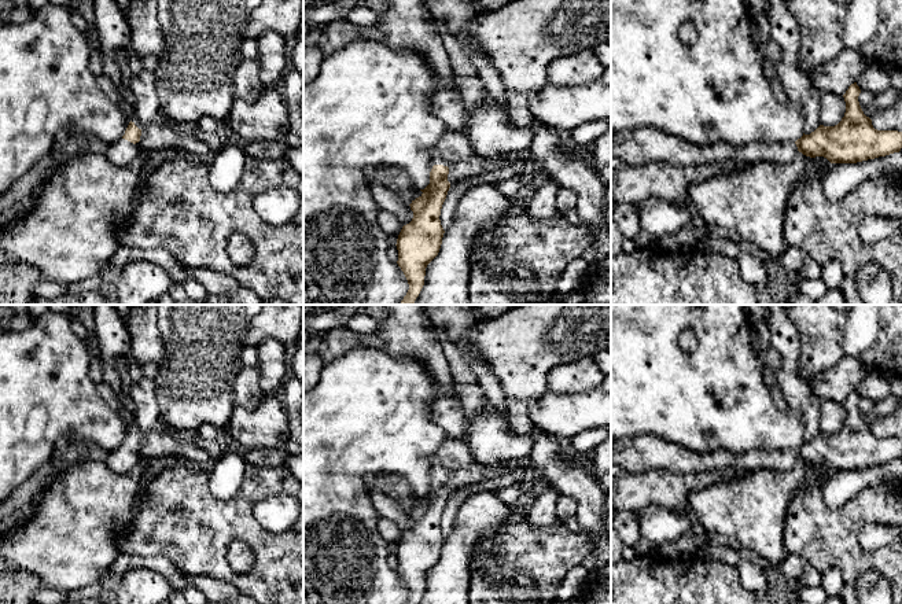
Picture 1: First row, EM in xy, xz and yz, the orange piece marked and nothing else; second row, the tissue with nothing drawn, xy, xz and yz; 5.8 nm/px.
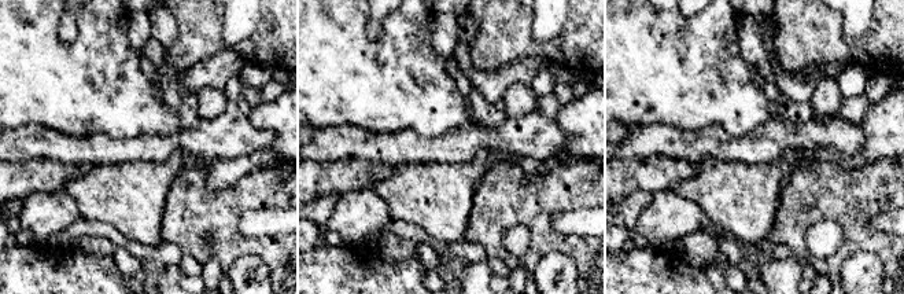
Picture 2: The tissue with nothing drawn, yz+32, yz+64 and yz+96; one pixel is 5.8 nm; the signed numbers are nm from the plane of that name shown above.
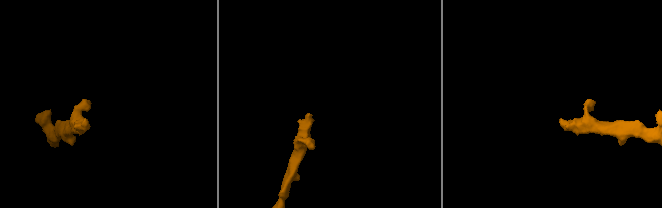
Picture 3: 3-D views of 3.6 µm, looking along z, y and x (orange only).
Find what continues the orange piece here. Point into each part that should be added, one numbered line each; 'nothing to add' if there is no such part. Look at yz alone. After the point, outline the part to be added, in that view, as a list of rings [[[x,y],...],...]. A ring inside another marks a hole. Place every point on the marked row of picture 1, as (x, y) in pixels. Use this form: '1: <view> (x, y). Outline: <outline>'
1: yz (644, 146). Outline: [[[656,128],[611,130],[611,152],[629,166],[667,162],[678,166],[704,166],[713,162],[789,162],[798,152],[795,141],[754,143],[732,147],[725,141],[696,146]]]

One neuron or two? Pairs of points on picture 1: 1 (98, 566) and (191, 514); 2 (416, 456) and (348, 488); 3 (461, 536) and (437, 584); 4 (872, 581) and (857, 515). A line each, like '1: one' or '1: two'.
1: two
2: one
3: one
4: two

